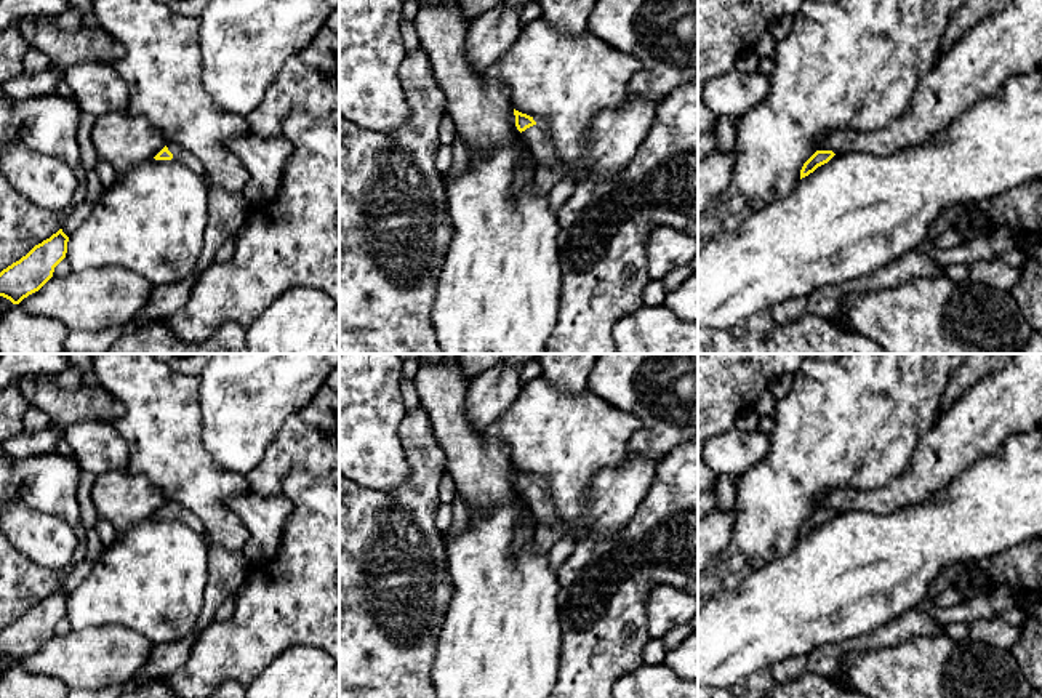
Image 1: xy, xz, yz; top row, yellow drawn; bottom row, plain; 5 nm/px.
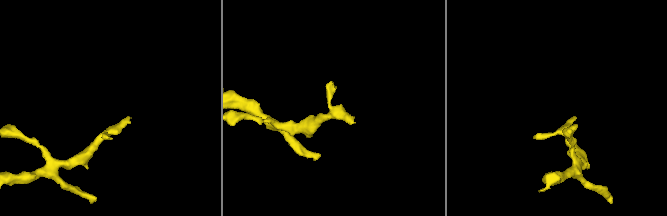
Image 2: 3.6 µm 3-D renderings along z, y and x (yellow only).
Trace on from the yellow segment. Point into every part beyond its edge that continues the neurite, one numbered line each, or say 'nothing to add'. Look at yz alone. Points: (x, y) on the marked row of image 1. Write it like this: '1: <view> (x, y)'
nothing to add

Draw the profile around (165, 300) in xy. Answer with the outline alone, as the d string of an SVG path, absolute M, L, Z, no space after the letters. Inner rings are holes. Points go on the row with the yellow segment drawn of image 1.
M195 272L170 285L154 287L147 304L142 307L133 325L144 320L165 320L179 311L189 299L190 290L197 280Z

